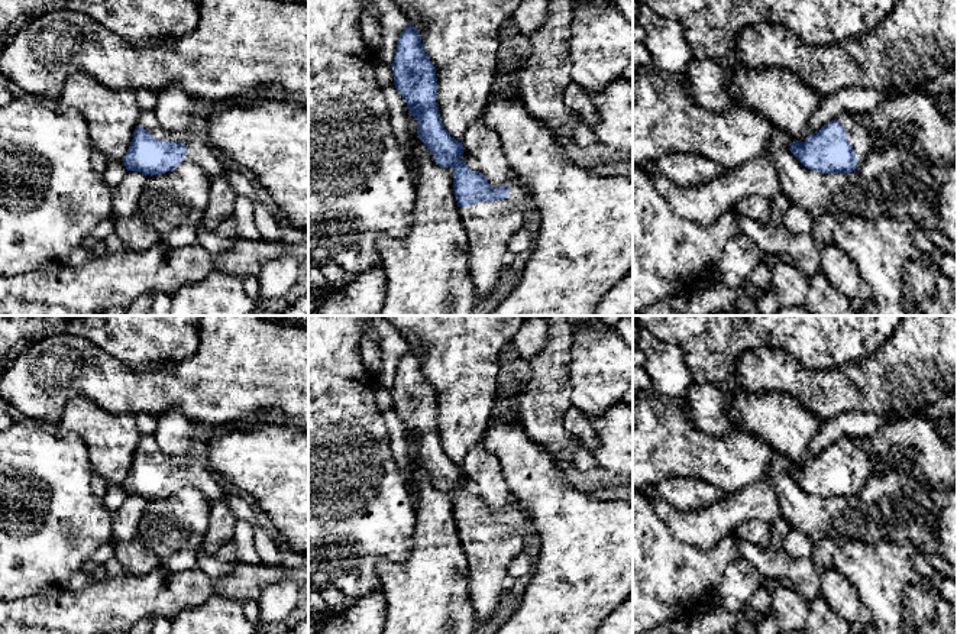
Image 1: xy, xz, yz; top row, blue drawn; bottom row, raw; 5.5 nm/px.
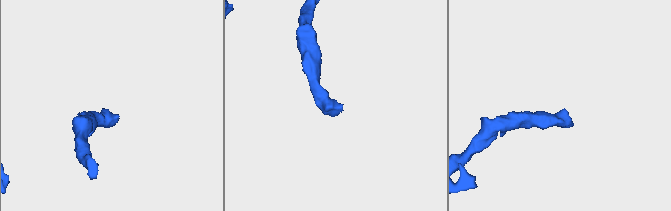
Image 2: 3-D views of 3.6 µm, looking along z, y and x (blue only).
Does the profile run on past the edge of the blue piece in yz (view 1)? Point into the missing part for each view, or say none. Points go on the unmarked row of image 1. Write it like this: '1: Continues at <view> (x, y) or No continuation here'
1: Continues at yz (862, 465)

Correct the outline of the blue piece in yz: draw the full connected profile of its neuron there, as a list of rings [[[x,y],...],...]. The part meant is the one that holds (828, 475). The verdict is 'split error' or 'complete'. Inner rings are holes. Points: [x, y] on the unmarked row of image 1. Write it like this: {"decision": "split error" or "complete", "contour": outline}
{"decision": "split error", "contour": [[[846,436],[804,466],[793,465],[789,475],[808,494],[825,499],[850,498],[874,476],[874,462],[851,436]]]}

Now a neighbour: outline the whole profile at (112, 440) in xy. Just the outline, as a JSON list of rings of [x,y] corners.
[[[77,397],[65,405],[54,430],[59,436],[77,434],[88,449],[94,476],[109,485],[123,483],[142,439],[135,415],[107,413],[84,397]]]

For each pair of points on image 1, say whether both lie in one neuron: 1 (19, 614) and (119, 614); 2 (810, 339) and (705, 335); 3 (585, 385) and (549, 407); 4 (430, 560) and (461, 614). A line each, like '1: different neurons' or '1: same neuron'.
1: same neuron
2: same neuron
3: different neurons
4: same neuron

